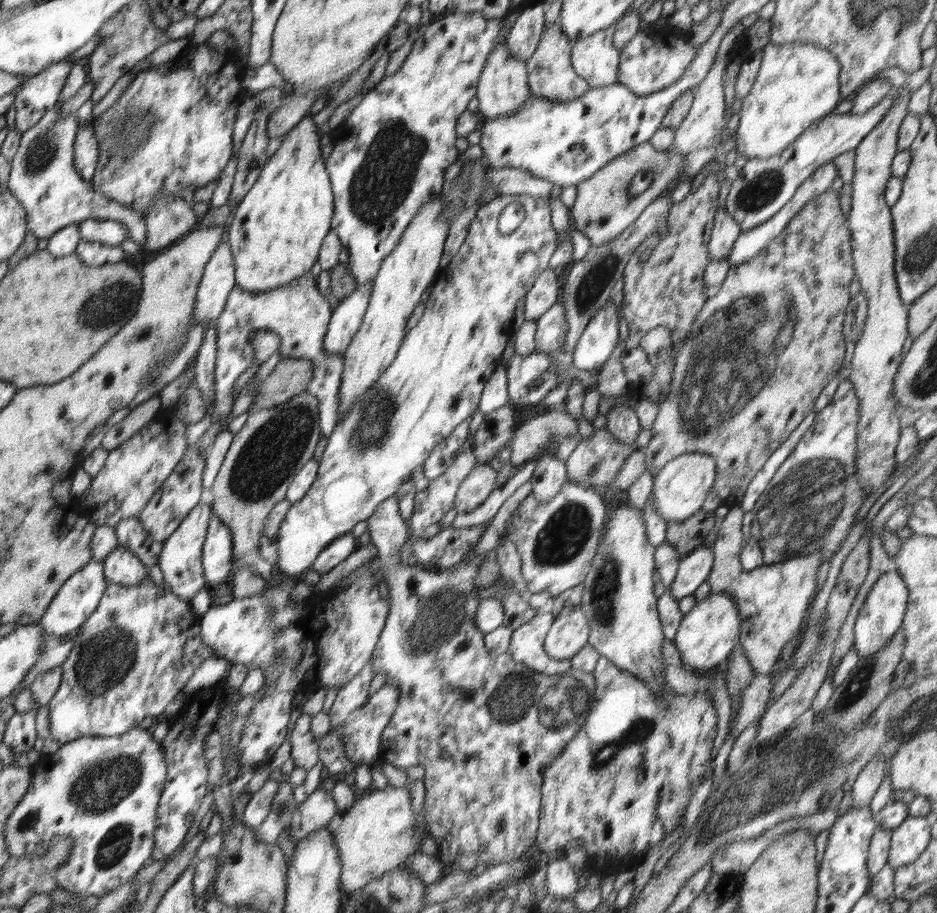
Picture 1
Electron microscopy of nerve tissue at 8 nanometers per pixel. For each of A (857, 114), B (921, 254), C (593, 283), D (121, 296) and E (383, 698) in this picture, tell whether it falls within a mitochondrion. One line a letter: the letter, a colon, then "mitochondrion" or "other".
A: other
B: mitochondrion
C: mitochondrion
D: mitochondrion
E: other

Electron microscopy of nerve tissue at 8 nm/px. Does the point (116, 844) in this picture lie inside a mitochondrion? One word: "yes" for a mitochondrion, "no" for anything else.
yes

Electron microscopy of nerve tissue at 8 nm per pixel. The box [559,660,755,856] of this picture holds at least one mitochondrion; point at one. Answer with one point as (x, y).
(640, 731)

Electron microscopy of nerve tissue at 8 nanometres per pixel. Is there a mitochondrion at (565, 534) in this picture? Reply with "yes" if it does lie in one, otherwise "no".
yes

